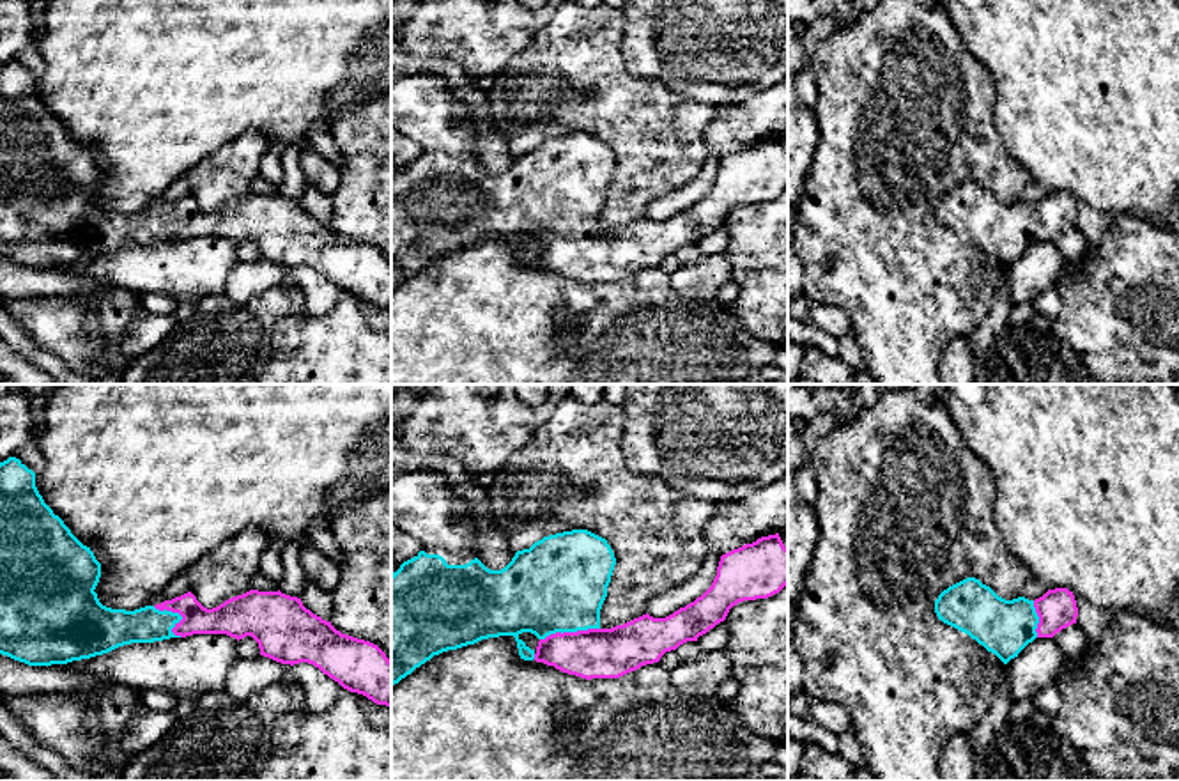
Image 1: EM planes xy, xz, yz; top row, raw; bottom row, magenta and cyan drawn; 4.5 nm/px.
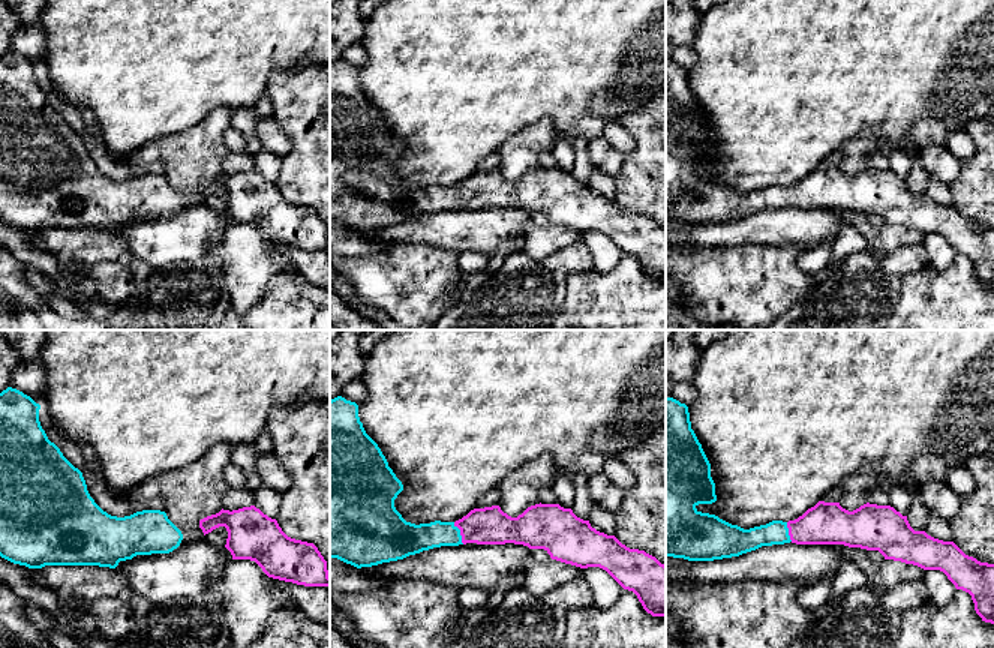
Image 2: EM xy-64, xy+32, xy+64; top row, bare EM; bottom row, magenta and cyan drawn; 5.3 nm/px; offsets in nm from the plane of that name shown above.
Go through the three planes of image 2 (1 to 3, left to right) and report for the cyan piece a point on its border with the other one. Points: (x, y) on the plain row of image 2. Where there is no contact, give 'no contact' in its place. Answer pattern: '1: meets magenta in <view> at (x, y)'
1: no contact
2: meets magenta in xy+32 at (461, 197)
3: meets magenta in xy+64 at (789, 195)

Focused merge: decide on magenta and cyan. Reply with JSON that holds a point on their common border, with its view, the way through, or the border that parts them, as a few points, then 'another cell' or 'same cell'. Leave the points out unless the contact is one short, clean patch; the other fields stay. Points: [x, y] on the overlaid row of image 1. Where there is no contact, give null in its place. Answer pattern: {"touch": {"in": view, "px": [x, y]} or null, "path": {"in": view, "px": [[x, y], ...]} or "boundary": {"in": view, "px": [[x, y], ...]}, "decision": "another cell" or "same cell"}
{"touch": {"in": "xz", "px": [569, 633]}, "path": {"in": "xz", "px": [[613, 652], [588, 652], [569, 633], [558, 603], [558, 585]]}, "decision": "same cell"}

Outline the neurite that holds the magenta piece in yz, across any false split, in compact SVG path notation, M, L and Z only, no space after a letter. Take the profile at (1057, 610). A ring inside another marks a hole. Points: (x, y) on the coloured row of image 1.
M967 577L938 595L935 613L1007 664L1036 638L1053 638L1076 623L1078 607L1067 588L1048 590L1036 600L1006 600L979 579Z

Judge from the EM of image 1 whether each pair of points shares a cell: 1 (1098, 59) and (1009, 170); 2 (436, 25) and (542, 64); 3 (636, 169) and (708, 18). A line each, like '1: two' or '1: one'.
1: two
2: two
3: two

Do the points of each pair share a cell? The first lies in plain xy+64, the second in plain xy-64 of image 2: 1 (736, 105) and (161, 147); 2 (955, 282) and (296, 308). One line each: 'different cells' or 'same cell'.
1: different cells
2: same cell

